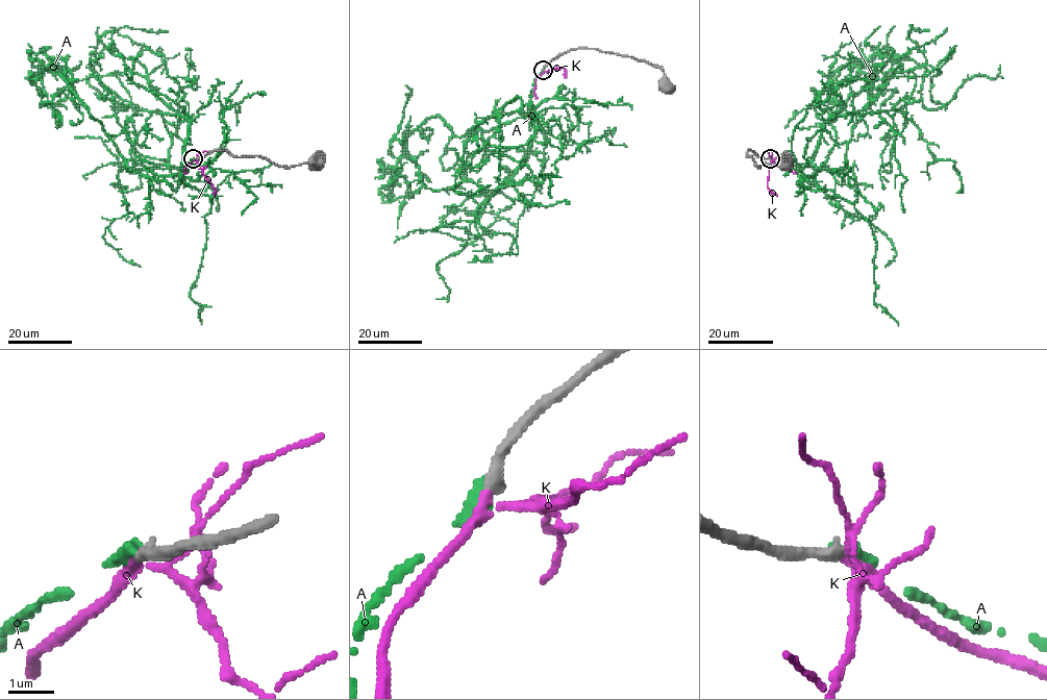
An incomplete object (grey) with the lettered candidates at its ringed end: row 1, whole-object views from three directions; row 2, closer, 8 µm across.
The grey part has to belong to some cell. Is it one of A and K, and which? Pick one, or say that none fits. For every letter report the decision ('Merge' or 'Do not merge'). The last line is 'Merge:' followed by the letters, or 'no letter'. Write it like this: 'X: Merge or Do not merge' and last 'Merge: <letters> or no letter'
A: Do not merge
K: Merge
Merge: K

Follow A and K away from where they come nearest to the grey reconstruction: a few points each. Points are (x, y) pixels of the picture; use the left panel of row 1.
A: (193, 159), (173, 175), (131, 169), (59, 67), (67, 84), (44, 103), (61, 120), (55, 127)
K: (193, 159), (214, 188), (214, 196)

